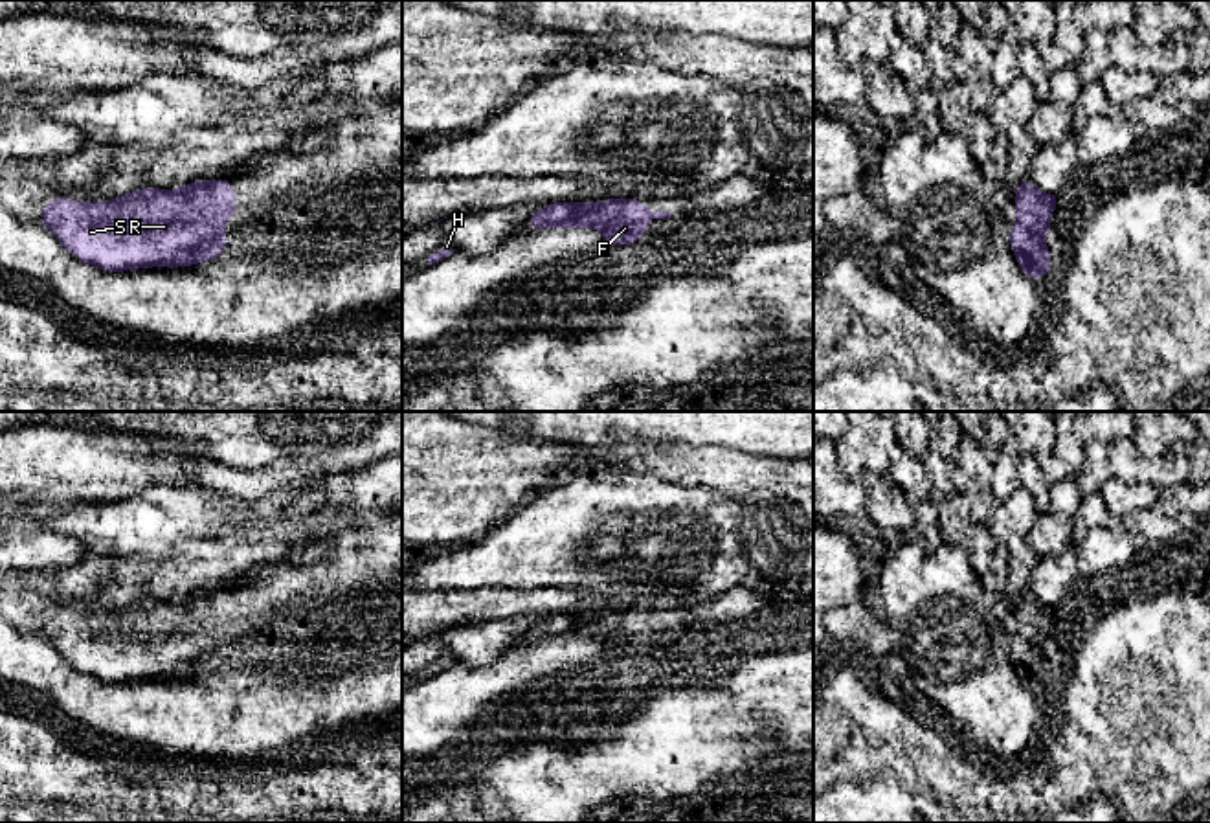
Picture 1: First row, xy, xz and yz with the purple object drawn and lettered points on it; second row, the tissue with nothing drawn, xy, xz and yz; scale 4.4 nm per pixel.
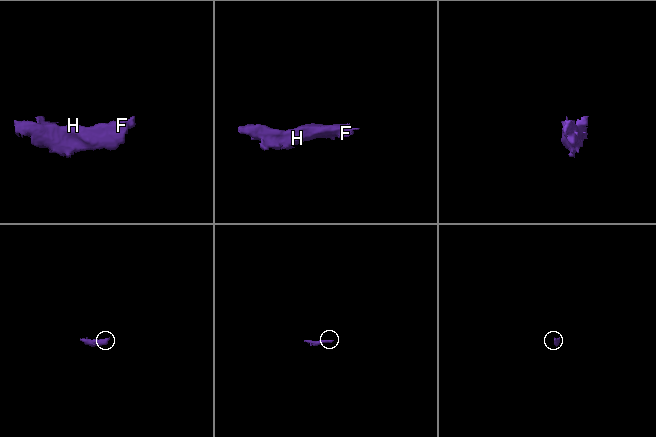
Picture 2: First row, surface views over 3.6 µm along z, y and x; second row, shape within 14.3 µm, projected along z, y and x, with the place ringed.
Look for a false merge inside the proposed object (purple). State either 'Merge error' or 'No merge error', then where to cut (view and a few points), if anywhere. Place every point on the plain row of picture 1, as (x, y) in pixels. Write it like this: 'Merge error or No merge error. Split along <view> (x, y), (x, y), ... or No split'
No merge error. No split

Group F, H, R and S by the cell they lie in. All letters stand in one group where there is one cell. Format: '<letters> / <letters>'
F H R S

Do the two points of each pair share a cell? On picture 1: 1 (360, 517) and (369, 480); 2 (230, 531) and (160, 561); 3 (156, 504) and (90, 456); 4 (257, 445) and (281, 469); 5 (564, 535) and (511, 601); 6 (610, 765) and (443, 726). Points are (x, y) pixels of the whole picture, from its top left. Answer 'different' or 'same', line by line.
1: same
2: same
3: different
4: different
5: different
6: different

